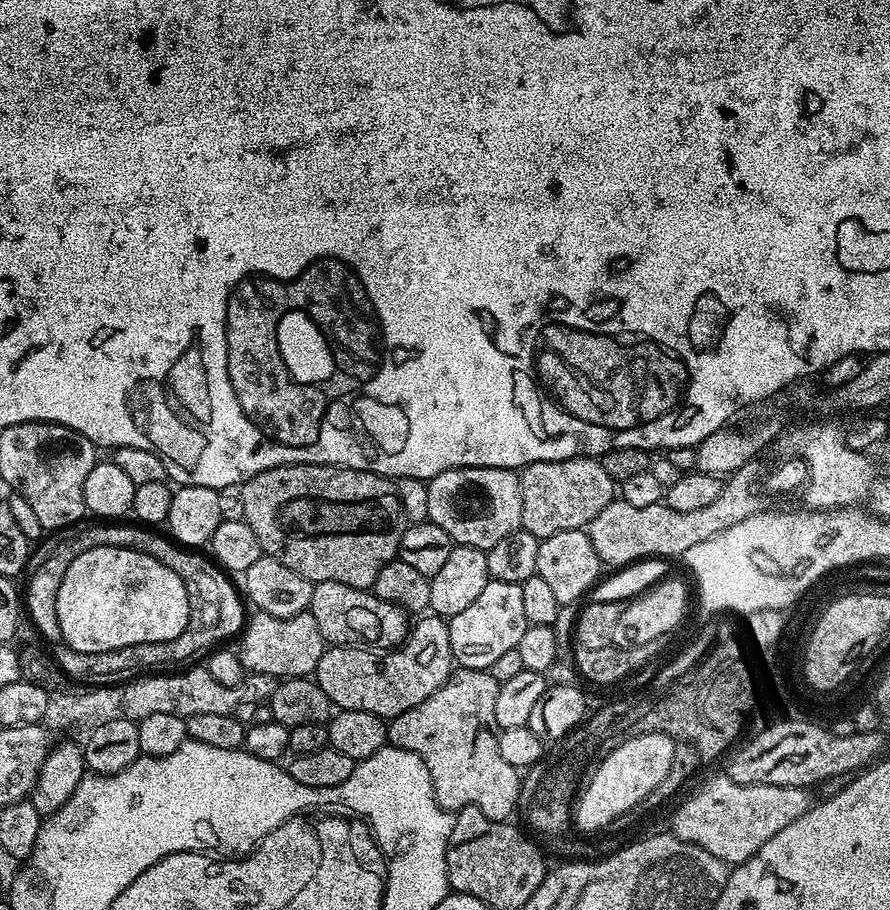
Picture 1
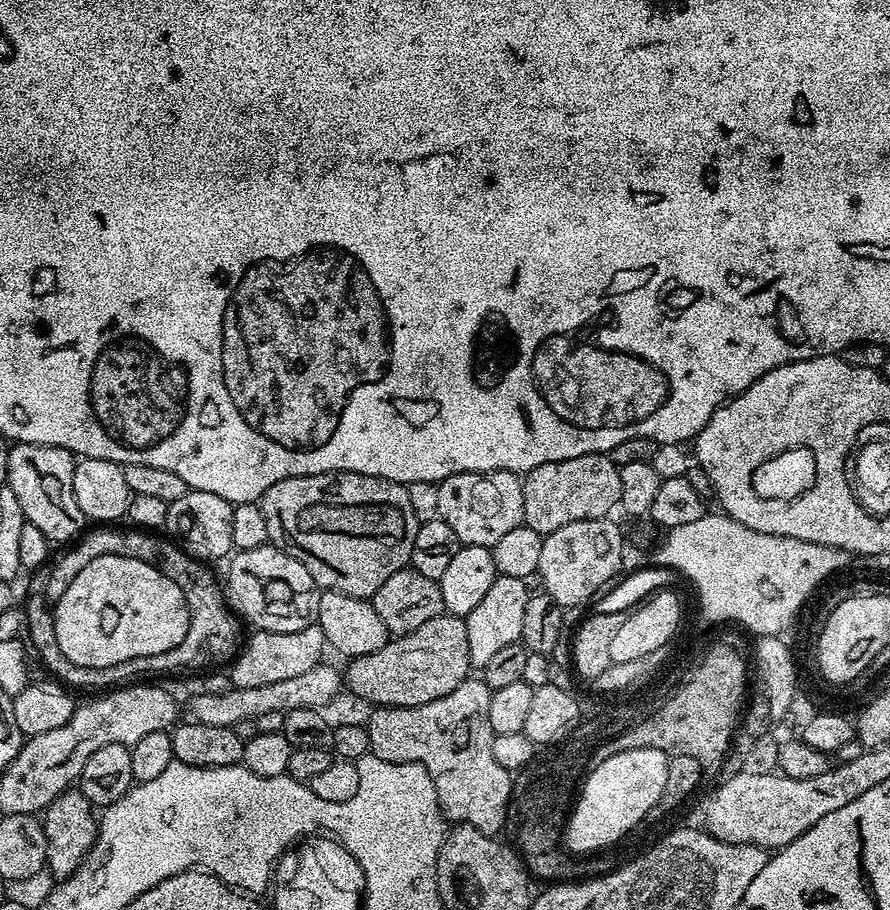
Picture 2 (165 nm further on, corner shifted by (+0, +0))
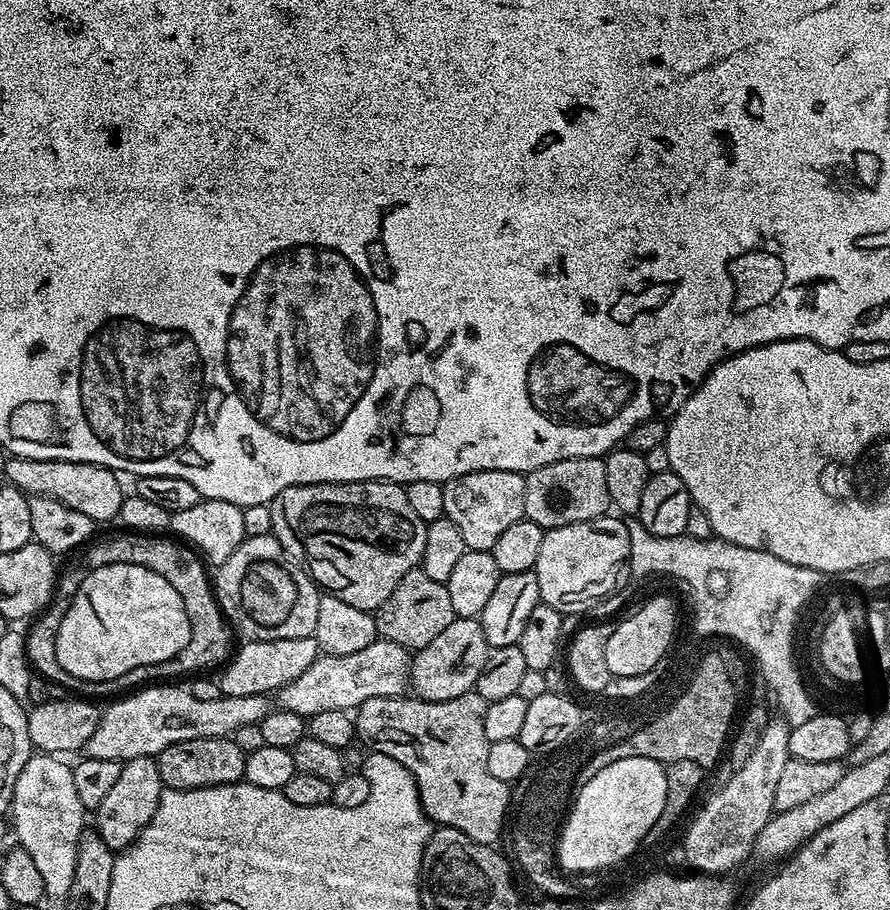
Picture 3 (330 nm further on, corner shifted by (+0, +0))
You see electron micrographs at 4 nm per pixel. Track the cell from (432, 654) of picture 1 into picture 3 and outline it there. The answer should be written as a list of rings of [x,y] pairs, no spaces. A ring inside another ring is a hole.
[[[457,618],[430,642],[430,646],[419,649],[410,660],[410,688],[419,699],[430,702],[446,702],[450,698],[458,698],[462,694],[473,691],[478,682],[478,674],[482,674],[482,666],[486,666],[489,654],[486,634],[482,630],[479,619]]]

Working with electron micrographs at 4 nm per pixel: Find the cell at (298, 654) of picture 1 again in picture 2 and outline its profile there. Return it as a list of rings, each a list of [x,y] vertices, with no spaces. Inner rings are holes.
[[[317,623],[293,632],[256,630],[251,634],[253,636],[243,641],[242,647],[231,661],[230,675],[233,688],[270,686],[270,682],[282,682],[285,678],[298,678],[298,674],[306,674],[306,670],[314,670],[314,666],[318,666],[325,659],[326,641]]]

